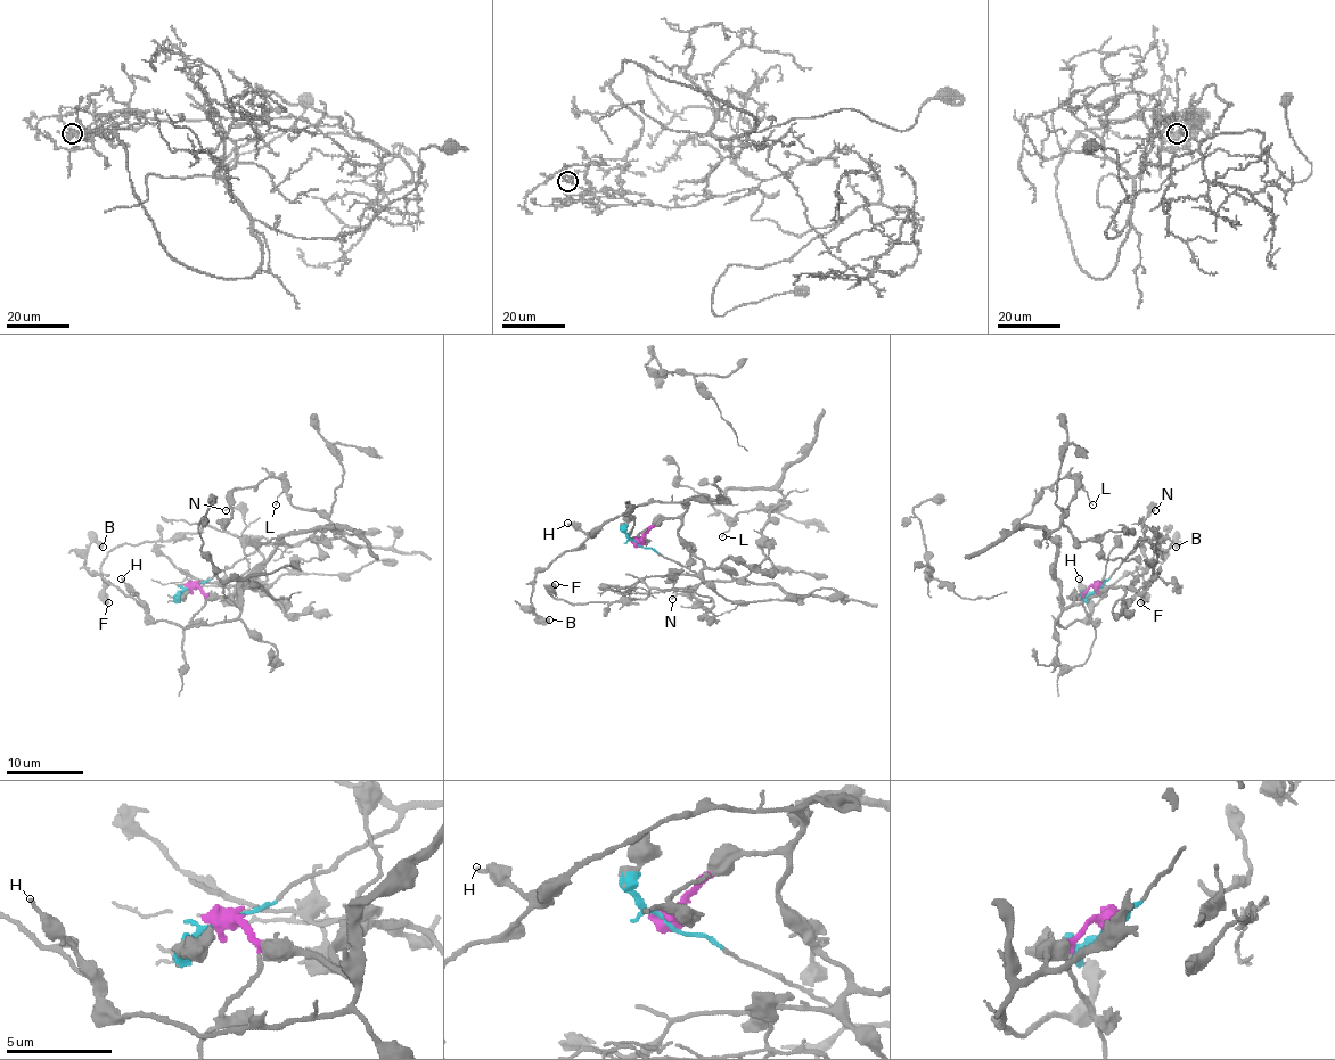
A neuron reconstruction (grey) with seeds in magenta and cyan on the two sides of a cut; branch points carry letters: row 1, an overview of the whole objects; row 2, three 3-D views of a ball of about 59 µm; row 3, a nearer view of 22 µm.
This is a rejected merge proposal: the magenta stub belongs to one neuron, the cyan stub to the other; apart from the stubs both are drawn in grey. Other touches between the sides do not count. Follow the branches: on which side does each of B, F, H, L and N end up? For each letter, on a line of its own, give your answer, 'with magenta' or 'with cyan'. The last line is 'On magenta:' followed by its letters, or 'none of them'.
B: with magenta
F: with cyan
H: with magenta
L: with magenta
N: with cyan
On magenta: B, H, L

